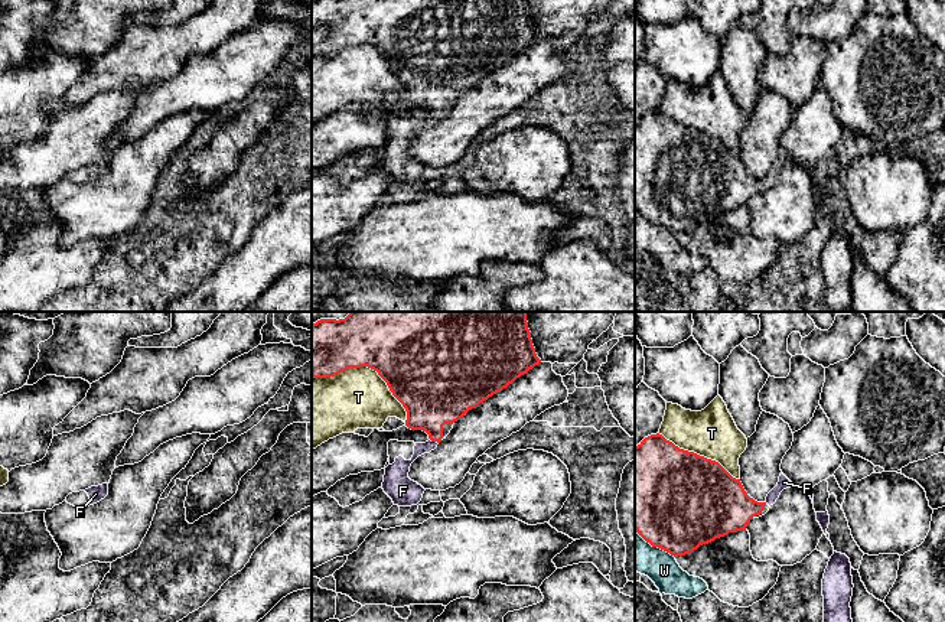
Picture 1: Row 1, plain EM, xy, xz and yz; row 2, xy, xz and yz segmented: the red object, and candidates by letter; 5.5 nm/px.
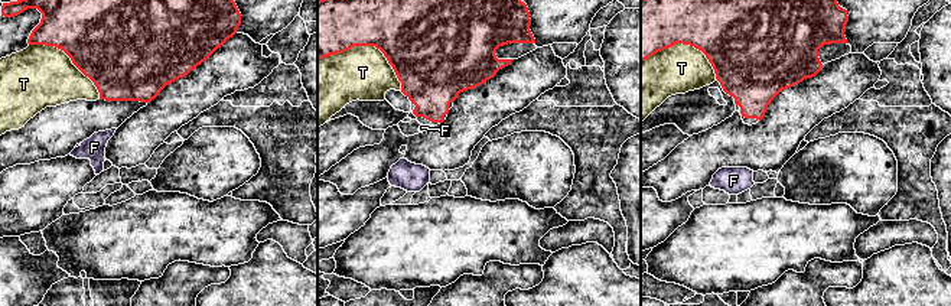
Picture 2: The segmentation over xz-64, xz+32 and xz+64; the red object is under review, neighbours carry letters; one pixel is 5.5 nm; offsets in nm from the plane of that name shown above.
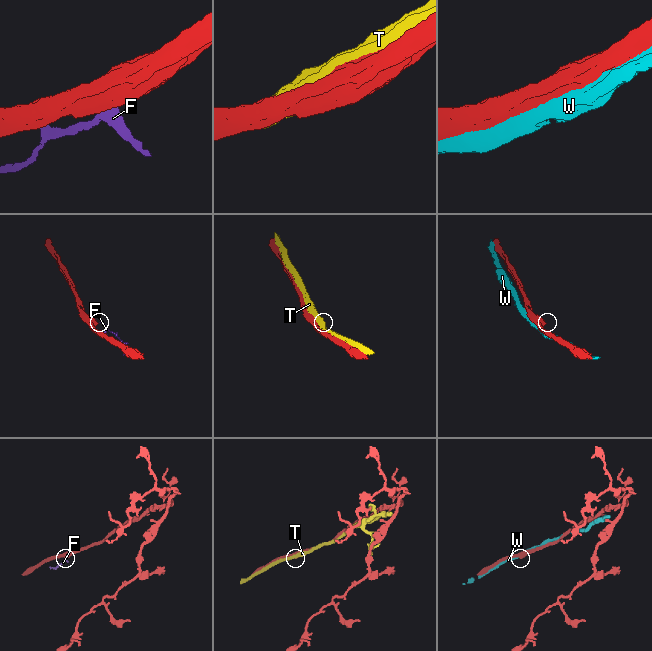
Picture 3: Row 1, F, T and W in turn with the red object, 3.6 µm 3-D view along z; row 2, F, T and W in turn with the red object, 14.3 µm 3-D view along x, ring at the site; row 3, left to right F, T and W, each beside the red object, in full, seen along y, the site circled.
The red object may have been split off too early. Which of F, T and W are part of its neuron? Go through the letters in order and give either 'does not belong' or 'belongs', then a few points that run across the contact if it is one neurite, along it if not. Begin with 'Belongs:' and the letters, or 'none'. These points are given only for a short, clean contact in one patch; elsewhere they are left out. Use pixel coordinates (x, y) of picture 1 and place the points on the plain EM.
Belongs: F
F: belongs; line xz (433, 72), (434, 117), (400, 145)
T: does not belong
W: does not belong

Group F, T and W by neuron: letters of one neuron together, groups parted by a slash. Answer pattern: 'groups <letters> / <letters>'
groups F / T / W

